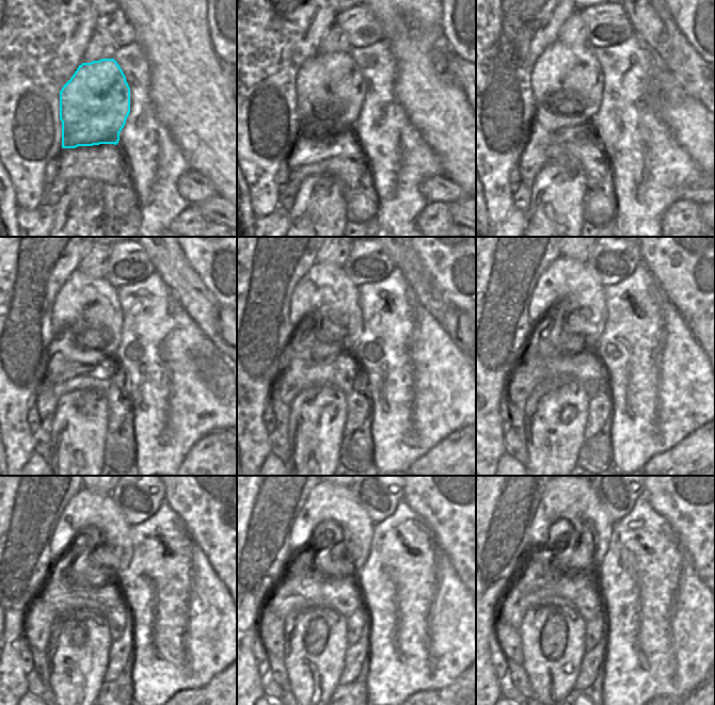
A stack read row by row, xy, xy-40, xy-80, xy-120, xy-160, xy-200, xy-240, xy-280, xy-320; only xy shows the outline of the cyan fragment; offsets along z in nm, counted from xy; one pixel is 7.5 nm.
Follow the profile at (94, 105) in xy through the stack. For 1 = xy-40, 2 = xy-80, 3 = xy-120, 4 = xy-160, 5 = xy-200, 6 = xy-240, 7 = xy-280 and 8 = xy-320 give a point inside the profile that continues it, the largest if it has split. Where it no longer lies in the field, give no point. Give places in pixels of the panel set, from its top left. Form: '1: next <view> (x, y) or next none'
1: next xy-40 (331, 89)
2: next xy-80 (572, 76)
3: next xy-120 (89, 307)
4: next xy-160 (326, 299)
5: next xy-200 (567, 290)
6: next xy-240 (93, 524)
7: next xy-280 (331, 516)
8: next xy-320 (566, 500)

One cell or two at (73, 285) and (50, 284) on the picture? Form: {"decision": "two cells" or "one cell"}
{"decision": "two cells"}

